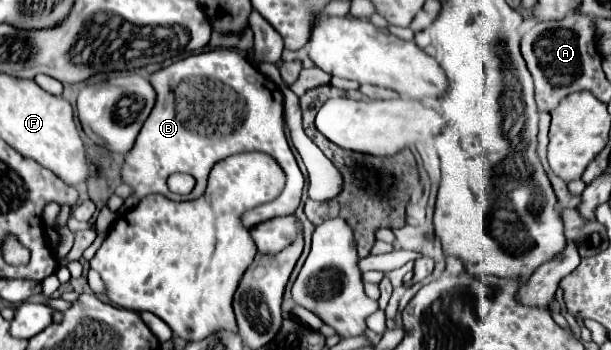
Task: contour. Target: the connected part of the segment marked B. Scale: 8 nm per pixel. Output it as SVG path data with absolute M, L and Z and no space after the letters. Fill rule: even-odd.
M214 49L172 63L152 73L148 81L154 85L156 103L136 139L136 145L126 153L124 165L120 169L122 183L130 185L132 189L132 195L124 199L122 211L132 209L142 197L150 193L160 193L172 201L198 199L206 191L210 169L218 161L242 151L268 153L278 161L278 165L282 165L286 173L286 187L282 195L266 205L246 211L242 225L252 229L252 225L274 217L292 215L296 211L304 189L304 177L284 135L284 113L282 107L272 107L274 97L266 85L268 79L258 69L254 69L246 57L232 49ZM218 81L222 81L222 85L242 101L240 107L234 107L232 101L226 101L226 95L218 93ZM172 173L192 175L196 179L192 193L170 193L166 179Z

